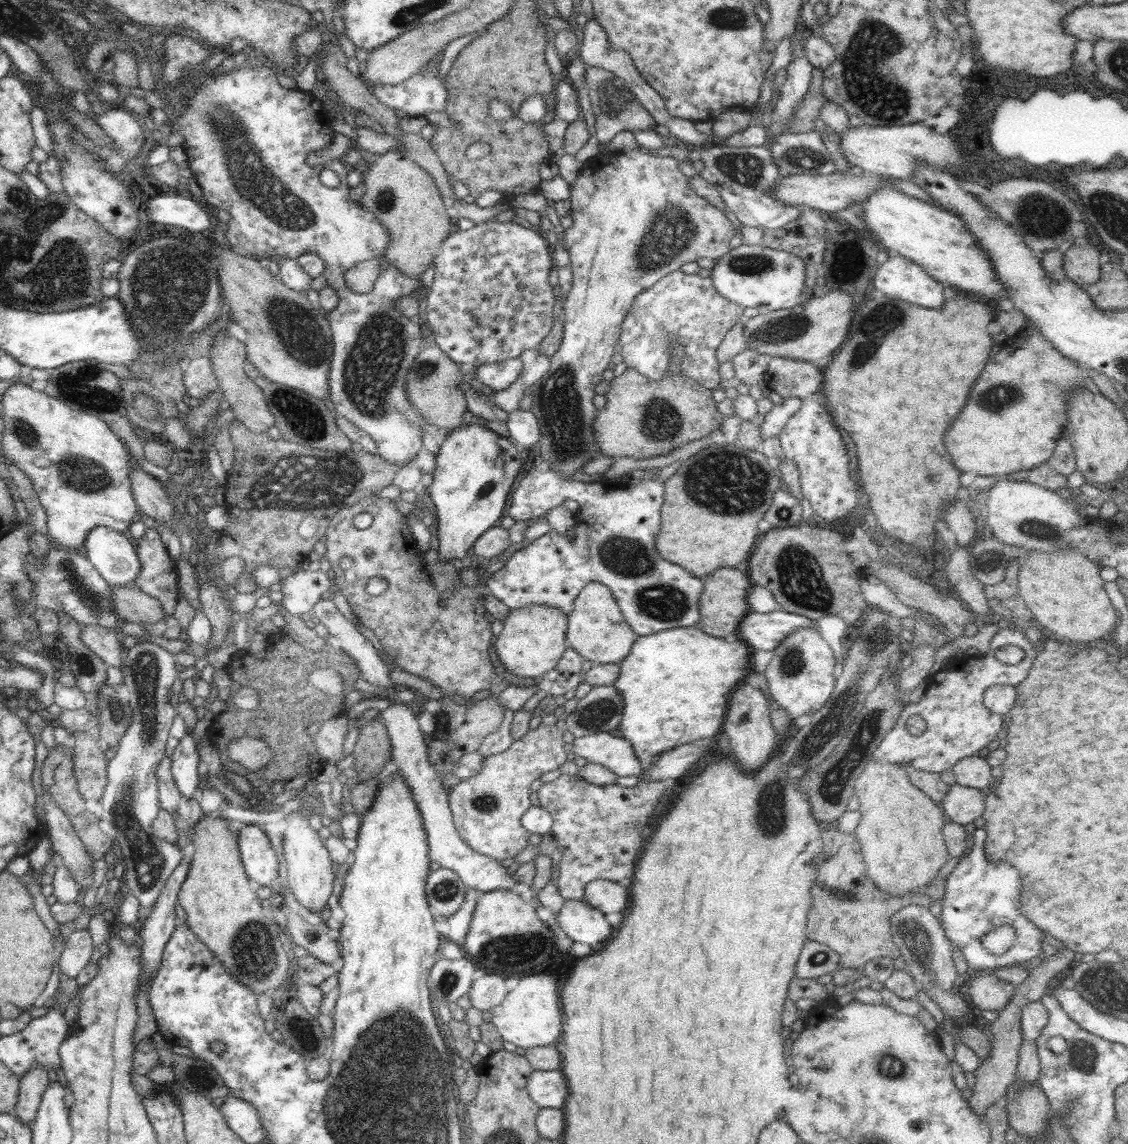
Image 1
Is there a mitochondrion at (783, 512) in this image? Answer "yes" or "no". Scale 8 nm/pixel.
yes

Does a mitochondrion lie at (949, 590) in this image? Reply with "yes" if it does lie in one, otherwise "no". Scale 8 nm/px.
no

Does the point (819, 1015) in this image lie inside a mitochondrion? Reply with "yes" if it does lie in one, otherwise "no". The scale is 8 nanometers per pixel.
no

